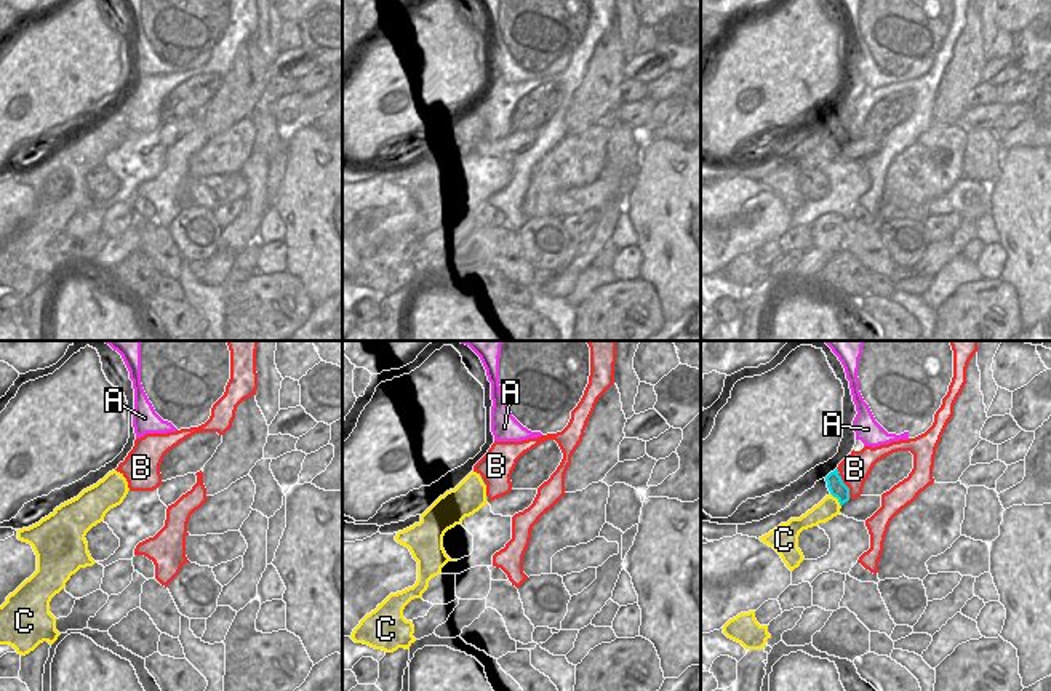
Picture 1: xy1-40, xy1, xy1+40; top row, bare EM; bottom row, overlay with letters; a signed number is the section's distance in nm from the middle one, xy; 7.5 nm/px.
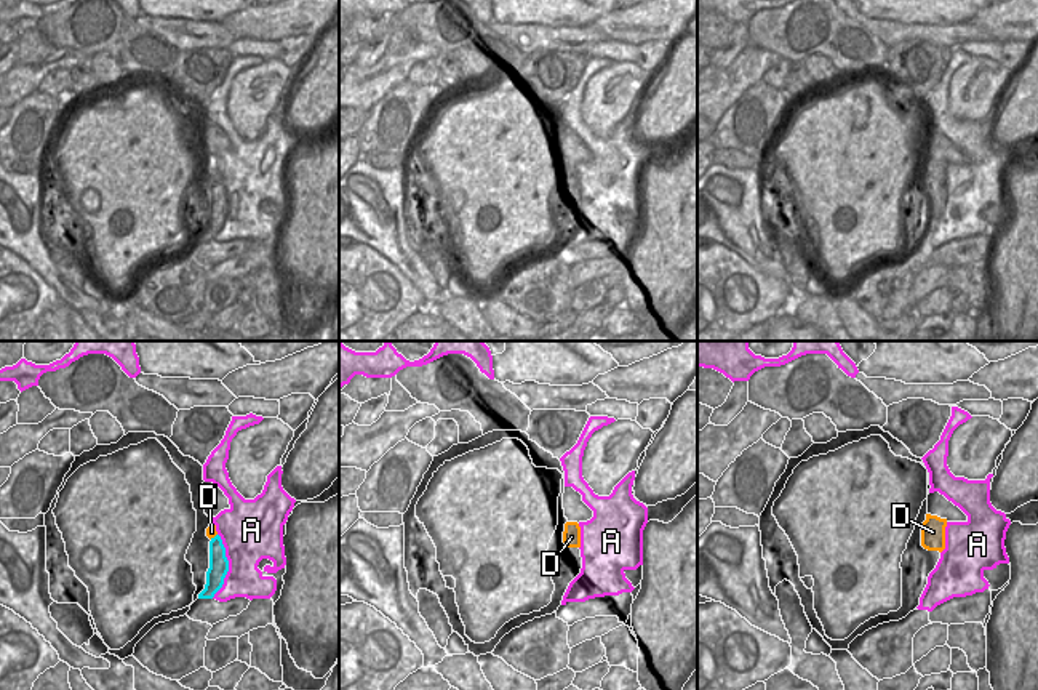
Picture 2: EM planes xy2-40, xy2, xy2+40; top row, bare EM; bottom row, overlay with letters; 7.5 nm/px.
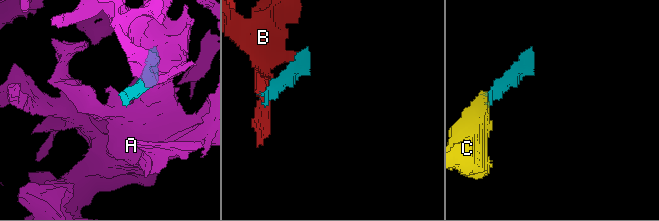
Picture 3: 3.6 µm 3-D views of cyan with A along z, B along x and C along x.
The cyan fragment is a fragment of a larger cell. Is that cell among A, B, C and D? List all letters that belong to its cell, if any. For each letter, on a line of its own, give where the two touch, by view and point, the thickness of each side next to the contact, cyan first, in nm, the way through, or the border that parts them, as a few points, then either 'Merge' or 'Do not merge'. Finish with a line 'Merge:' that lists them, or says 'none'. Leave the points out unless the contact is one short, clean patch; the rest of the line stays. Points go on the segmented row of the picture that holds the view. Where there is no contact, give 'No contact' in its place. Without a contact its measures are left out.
A: Touches cyan at xy2-40 (227, 565). Thickness 150 nm (cyan) against 360 nm. Do not merge
B: Touches cyan at xy1+40 (843, 483). Thickness 130 nm (cyan) against 240 nm. Do not merge
C: Touches cyan at xy1+40 (837, 498). Thickness 130 nm (cyan) against 160 nm. Path across: xy1+40 (835, 485), (837, 498), (829, 507). Merge
D: Touches cyan at xy2-40 (215, 537). Thickness 150 nm (cyan) against 80 nm. Path across: xy2-40 (218, 569), (215, 537), (211, 532). Merge
Merge: C, D

